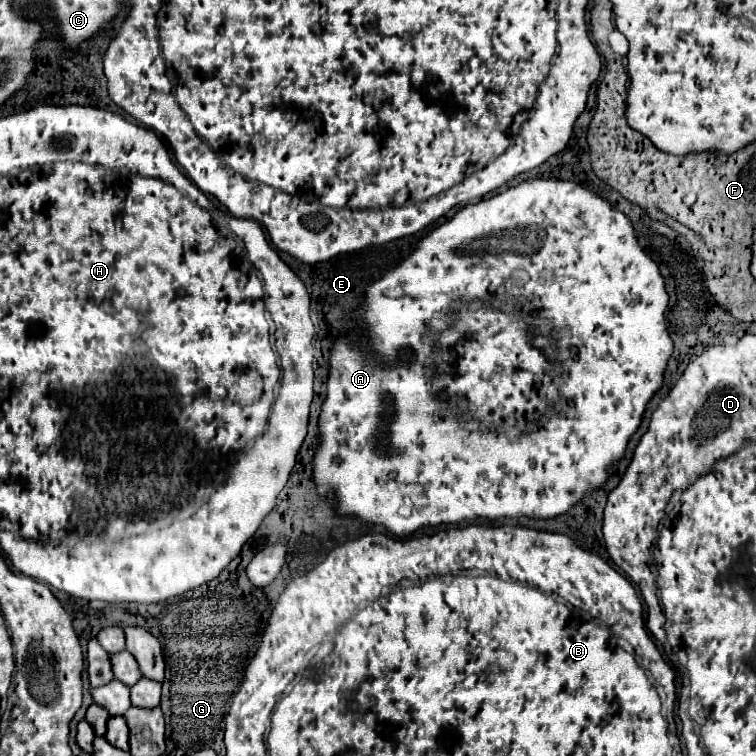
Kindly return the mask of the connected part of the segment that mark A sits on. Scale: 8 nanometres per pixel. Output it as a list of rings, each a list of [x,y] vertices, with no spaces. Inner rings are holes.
[[[556,179],[524,181],[518,187],[510,187],[508,191],[504,191],[500,195],[494,195],[492,199],[486,199],[486,201],[480,201],[476,205],[464,207],[448,223],[440,225],[428,237],[424,237],[418,243],[418,247],[406,259],[400,261],[400,265],[396,265],[392,271],[388,271],[384,277],[380,277],[378,281],[374,281],[366,289],[366,301],[360,307],[360,315],[368,323],[368,335],[372,339],[374,353],[378,355],[378,359],[372,359],[372,357],[364,355],[362,351],[348,347],[346,341],[338,341],[336,347],[332,349],[328,393],[326,393],[324,407],[322,407],[322,413],[320,413],[322,439],[320,439],[320,447],[316,449],[316,455],[314,455],[314,479],[316,479],[316,485],[318,485],[318,493],[322,497],[332,497],[334,495],[340,515],[356,515],[362,521],[384,525],[386,529],[390,529],[392,533],[396,533],[400,537],[410,535],[418,527],[470,523],[475,521],[476,517],[498,519],[498,517],[528,515],[528,517],[548,519],[548,517],[556,517],[556,515],[566,513],[588,491],[600,487],[606,481],[606,477],[608,477],[606,469],[624,455],[626,443],[628,443],[630,435],[638,429],[638,425],[642,421],[642,413],[644,413],[650,397],[662,385],[662,375],[664,375],[666,363],[672,355],[672,339],[668,337],[668,329],[666,329],[666,321],[664,321],[666,305],[668,305],[668,293],[664,289],[664,279],[658,271],[658,265],[638,245],[632,223],[628,221],[628,217],[620,211],[614,211],[608,201],[600,199],[598,195],[590,193],[588,189],[584,189],[584,187],[580,187],[572,181],[556,181]],[[480,237],[490,237],[490,253],[470,253],[470,247],[474,243],[478,243]],[[510,299],[512,301],[518,301],[518,299],[530,301],[530,305],[534,307],[532,315],[542,317],[550,323],[550,339],[554,343],[556,359],[564,359],[564,363],[580,363],[580,367],[576,369],[576,383],[580,383],[580,387],[578,387],[578,391],[574,391],[574,395],[568,395],[568,403],[564,403],[562,397],[560,397],[560,387],[564,383],[562,365],[548,359],[550,357],[548,353],[552,353],[552,347],[548,347],[548,337],[532,335],[530,325],[526,325],[520,317],[510,315],[510,313],[502,313],[502,311],[498,311],[490,305],[490,303],[494,303],[502,309],[508,309]],[[464,303],[466,305],[476,303],[476,305],[464,309],[462,319],[456,321],[454,327],[442,331],[440,337],[438,337],[440,361],[436,365],[436,371],[438,373],[452,373],[452,375],[442,375],[436,381],[436,391],[446,393],[450,397],[458,395],[458,399],[456,399],[458,411],[466,419],[468,417],[480,419],[480,423],[508,423],[508,429],[512,429],[512,427],[518,427],[516,421],[520,421],[520,427],[522,427],[522,419],[530,417],[534,423],[526,423],[524,425],[526,429],[518,431],[514,437],[510,437],[504,429],[484,429],[484,427],[470,429],[470,427],[466,427],[466,423],[462,419],[458,419],[458,415],[454,415],[452,407],[444,399],[440,399],[440,395],[432,387],[432,377],[430,377],[430,371],[426,369],[428,367],[426,365],[432,365],[437,361],[438,354],[435,341],[438,330],[426,332],[424,327],[434,318],[441,320],[445,325],[444,327],[448,327],[453,322],[454,315],[458,315],[458,307],[462,307]],[[406,347],[410,347],[414,351],[414,359],[410,359],[410,361],[406,359],[404,353],[400,353]],[[386,409],[394,409],[394,417],[392,417],[394,421],[390,421],[388,425],[382,423],[382,413]],[[380,431],[384,431],[386,439],[388,439],[388,451],[386,453],[376,453],[376,437],[380,435]],[[400,485],[418,485],[418,487],[422,487],[422,493],[424,493],[428,505],[424,509],[418,509],[412,503],[412,499],[406,497],[400,491]]]

